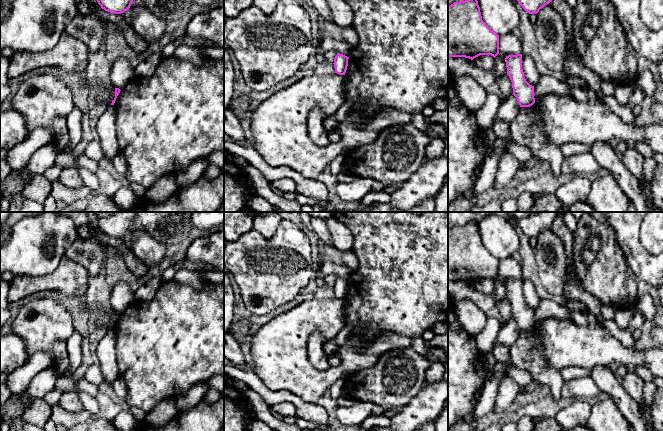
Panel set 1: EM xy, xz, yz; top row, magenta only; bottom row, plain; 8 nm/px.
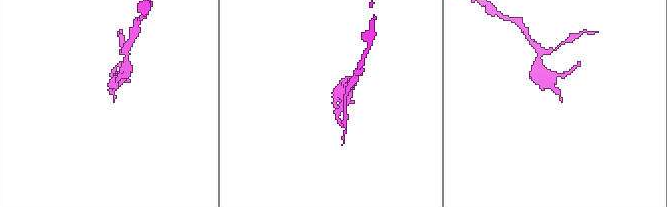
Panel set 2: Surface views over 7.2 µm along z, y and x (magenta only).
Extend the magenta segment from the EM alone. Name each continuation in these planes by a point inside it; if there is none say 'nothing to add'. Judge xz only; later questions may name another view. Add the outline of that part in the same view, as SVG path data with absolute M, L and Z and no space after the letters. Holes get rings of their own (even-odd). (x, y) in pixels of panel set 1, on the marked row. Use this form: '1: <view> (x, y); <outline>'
nothing to add

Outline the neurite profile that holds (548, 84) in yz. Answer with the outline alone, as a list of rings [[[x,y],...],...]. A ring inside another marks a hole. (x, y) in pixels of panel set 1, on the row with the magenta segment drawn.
[[[541,75],[538,84],[534,86],[535,101],[539,101],[545,95],[549,94],[559,96],[570,95],[567,81],[565,79],[558,79],[552,75]]]

